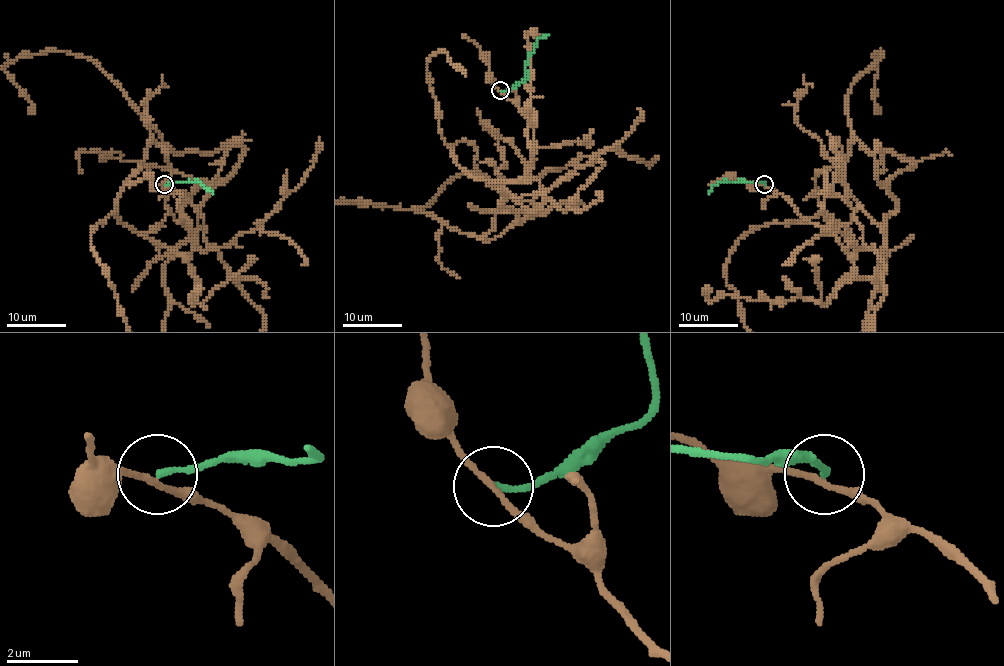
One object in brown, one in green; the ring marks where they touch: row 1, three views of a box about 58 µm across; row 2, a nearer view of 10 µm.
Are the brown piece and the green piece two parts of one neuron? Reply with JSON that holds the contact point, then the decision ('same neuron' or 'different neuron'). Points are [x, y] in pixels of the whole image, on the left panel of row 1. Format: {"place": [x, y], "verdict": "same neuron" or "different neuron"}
{"place": [164, 184], "verdict": "different neuron"}

